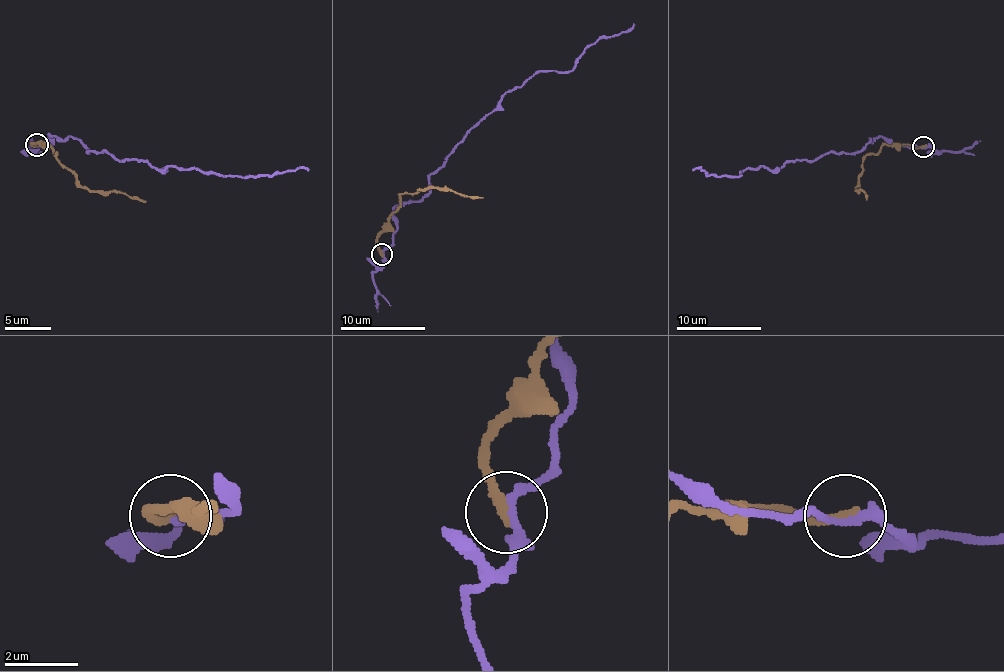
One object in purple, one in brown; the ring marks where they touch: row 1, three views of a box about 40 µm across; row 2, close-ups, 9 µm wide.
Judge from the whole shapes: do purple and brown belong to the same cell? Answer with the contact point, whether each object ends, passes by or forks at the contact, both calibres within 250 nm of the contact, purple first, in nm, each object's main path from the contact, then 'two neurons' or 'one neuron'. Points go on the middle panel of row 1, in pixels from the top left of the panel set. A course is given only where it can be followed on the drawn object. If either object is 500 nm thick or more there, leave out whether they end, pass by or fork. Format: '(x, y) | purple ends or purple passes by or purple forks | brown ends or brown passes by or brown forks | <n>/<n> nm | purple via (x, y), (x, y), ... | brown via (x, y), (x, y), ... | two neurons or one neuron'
(382, 254) | purple passes by | brown ends | 220/260 nm | purple via (383, 254), (394, 210), (428, 190), (428, 178), (501, 99), (541, 71), (571, 71), (590, 45), (635, 24) | brown via (381, 254), (377, 235), (400, 205), (400, 195), (430, 188), (483, 197) | two neurons

